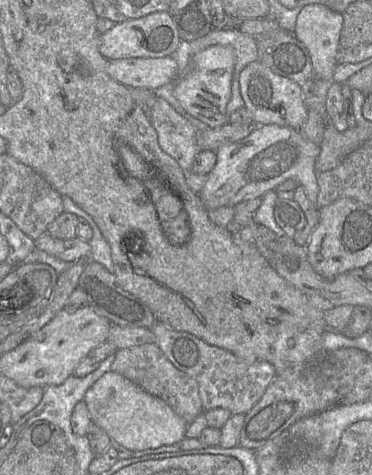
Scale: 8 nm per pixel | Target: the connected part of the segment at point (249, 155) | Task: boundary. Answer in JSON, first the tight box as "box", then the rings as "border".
{"box":[199,124,320,210],"border":[[[276,124],[258,126],[237,142],[222,144],[215,151],[216,164],[209,174],[199,197],[207,210],[235,206],[243,200],[262,197],[287,179],[296,180],[315,205],[319,192],[315,162],[320,146],[305,138],[300,130]]]}

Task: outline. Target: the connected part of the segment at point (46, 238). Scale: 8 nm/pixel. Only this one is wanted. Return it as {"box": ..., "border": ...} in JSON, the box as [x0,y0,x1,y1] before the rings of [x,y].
{"box":[35,233,90,262],"border":[[[44,233],[35,240],[37,249],[66,262],[76,262],[90,258],[90,243],[78,237],[69,240],[61,240]]]}

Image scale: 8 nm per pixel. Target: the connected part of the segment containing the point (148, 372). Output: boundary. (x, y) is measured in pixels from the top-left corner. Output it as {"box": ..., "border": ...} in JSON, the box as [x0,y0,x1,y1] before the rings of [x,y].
{"box":[111,343,204,426],"border":[[[156,343],[117,350],[111,370],[126,377],[149,394],[164,400],[188,426],[204,413],[197,382],[178,370]]]}

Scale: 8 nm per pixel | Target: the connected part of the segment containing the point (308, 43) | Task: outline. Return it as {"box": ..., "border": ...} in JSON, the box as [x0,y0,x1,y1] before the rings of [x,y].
{"box":[294,3,342,80],"border":[[[324,3],[306,5],[297,16],[294,35],[308,49],[313,69],[321,79],[333,80],[342,26],[342,14]]]}

